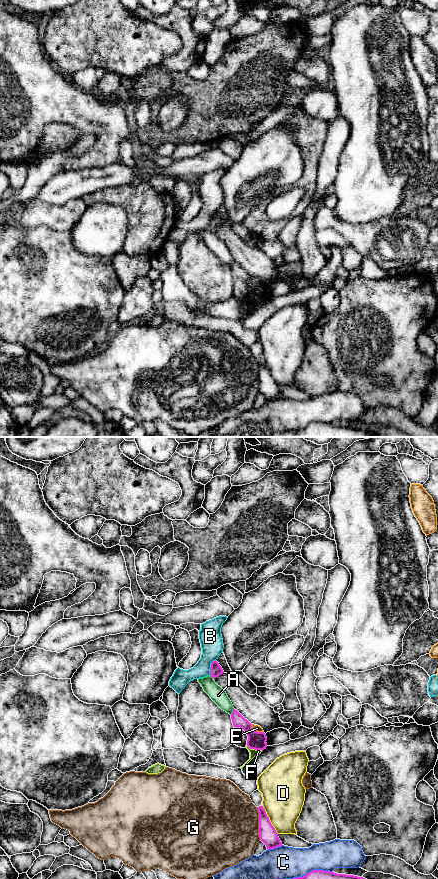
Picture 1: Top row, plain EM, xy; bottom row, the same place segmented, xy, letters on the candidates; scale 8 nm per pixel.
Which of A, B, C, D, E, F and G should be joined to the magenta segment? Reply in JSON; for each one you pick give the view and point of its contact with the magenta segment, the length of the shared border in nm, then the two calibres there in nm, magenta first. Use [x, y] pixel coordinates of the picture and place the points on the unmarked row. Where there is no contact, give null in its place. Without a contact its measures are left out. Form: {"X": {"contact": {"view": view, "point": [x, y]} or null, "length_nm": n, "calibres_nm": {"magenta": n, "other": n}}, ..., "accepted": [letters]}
{"accepted": []}

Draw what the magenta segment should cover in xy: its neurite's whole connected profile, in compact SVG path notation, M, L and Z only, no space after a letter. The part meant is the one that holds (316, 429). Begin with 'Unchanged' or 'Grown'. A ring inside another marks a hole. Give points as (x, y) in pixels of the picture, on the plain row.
Unchanged. M313 422L303 429L274 432L269 437L379 437L363 429Z

